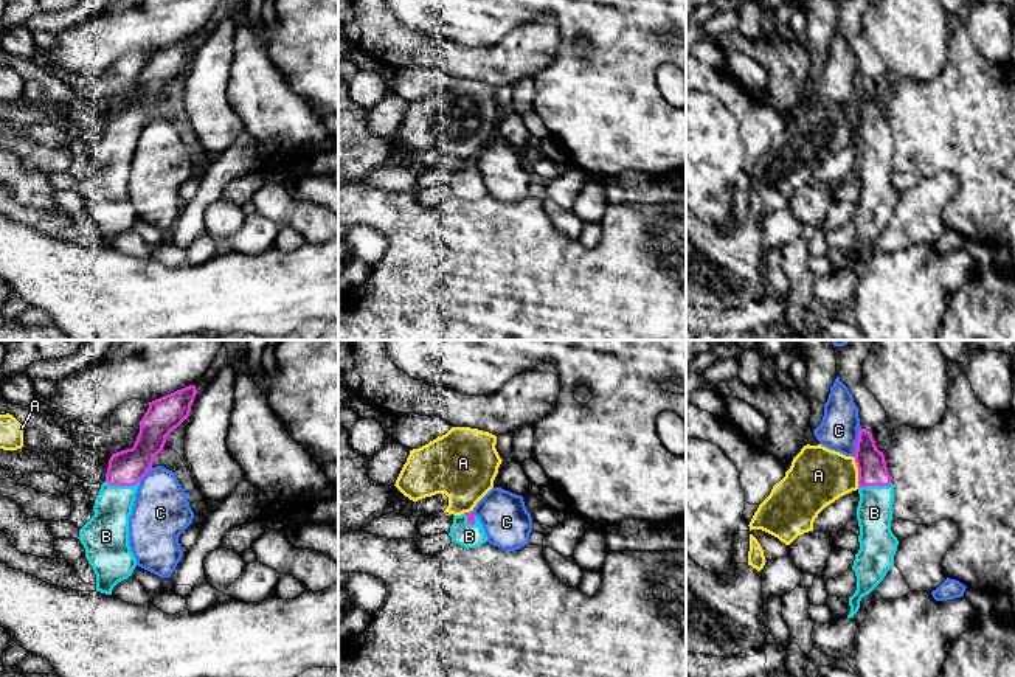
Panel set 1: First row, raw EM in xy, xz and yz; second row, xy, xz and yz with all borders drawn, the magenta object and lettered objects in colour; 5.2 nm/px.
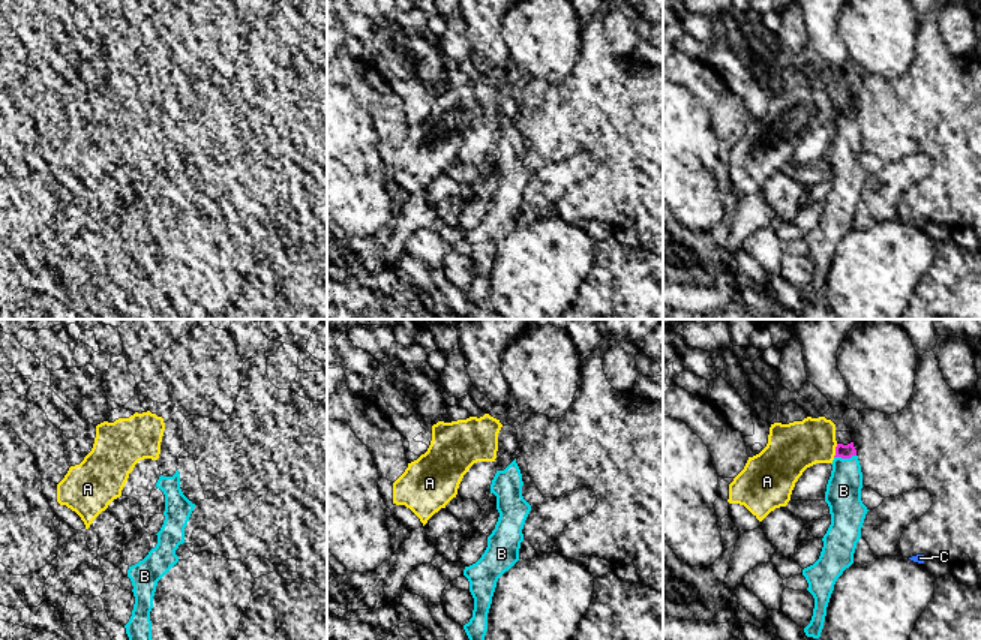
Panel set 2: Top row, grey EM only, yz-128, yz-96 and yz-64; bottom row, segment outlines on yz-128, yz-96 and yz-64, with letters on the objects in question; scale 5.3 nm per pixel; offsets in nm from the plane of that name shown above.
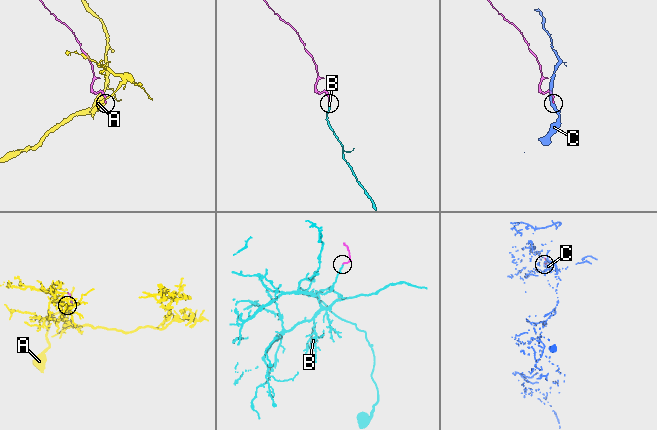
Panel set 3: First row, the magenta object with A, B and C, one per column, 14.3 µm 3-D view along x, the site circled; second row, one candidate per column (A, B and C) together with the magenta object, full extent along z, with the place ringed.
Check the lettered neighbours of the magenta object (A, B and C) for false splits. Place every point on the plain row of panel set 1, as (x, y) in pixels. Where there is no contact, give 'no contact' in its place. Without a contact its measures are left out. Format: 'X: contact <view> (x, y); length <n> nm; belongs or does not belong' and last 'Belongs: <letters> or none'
A: contact yz (859, 124); length 160 nm; does not belong
B: contact xy (123, 137); length 180 nm; belongs
C: contact yz (857, 93); length 160 nm; does not belong
Belongs: B

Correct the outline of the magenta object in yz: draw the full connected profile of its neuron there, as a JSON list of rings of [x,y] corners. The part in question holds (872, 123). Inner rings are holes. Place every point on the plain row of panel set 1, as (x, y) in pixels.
[[[860,81],[854,110],[858,120],[860,154],[857,158],[857,172],[860,179],[860,202],[852,217],[857,228],[857,242],[849,248],[850,264],[847,270],[854,270],[860,261],[861,250],[869,247],[883,233],[888,222],[894,217],[894,207],[899,197],[897,189],[891,183],[891,172],[894,171],[894,137],[886,120],[885,107],[877,101],[872,85],[866,81]]]

